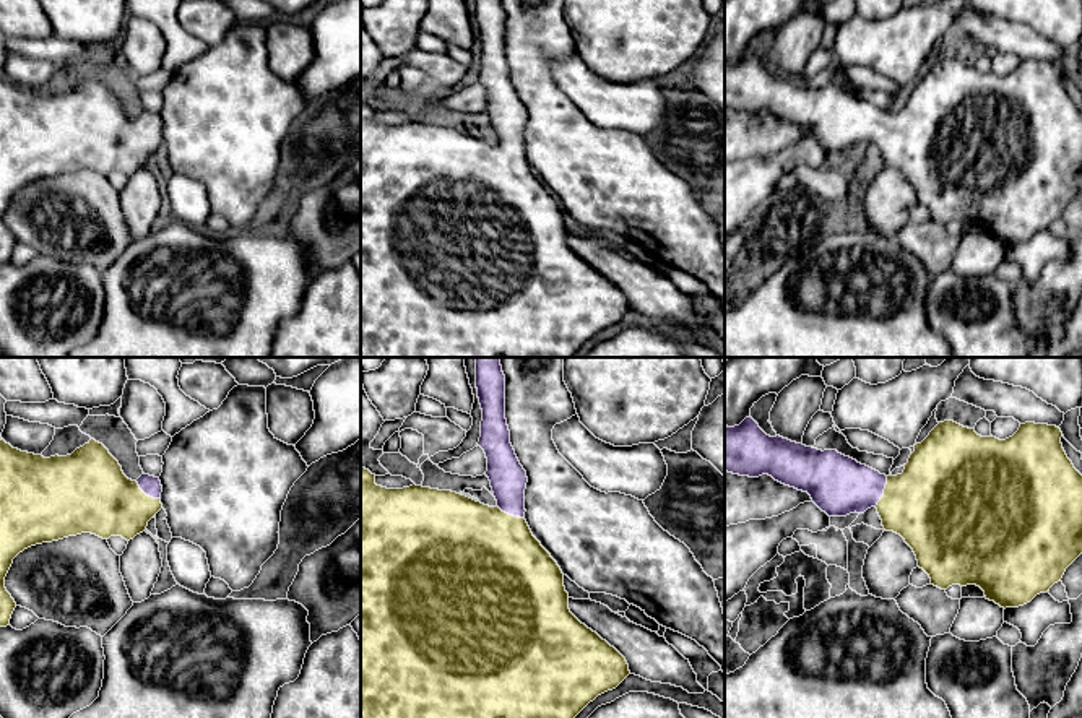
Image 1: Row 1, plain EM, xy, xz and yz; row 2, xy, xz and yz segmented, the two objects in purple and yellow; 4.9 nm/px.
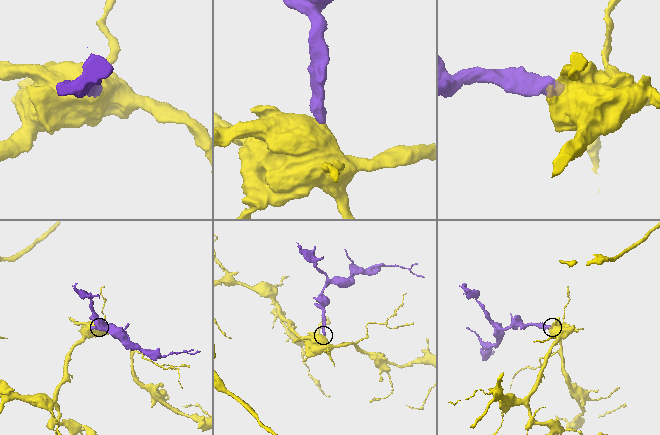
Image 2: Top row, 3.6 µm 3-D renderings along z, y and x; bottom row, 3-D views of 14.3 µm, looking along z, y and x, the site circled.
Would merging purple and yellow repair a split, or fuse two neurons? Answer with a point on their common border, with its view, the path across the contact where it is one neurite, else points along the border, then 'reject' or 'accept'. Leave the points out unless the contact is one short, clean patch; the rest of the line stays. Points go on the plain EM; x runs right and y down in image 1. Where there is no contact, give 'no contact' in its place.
yz (882, 127) | across yz (837, 121), (882, 127), (907, 140), (931, 140) | accept

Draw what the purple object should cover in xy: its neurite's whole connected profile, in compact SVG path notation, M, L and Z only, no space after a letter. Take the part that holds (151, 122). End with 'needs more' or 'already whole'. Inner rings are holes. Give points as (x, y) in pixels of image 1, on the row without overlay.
M0 75L0 263L10 262L16 244L5 213L19 188L81 169L130 177L162 145L161 128L159 114L143 109L136 117L128 115L119 97L94 75L71 91L50 94L21 88Z; needs more

